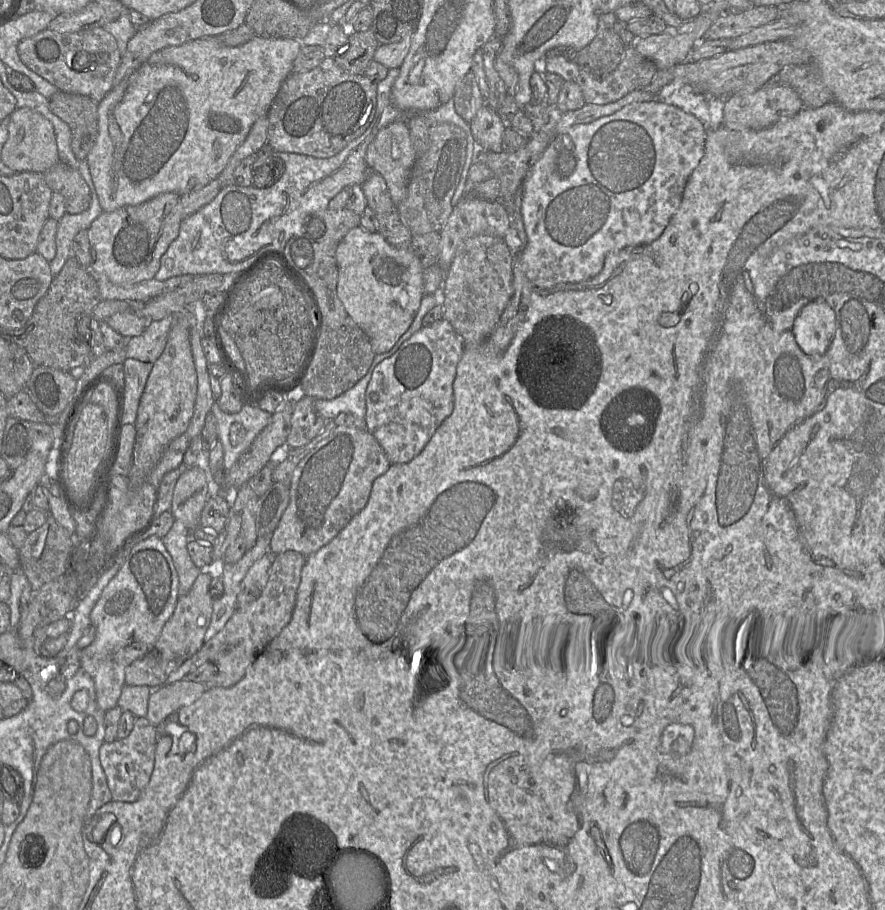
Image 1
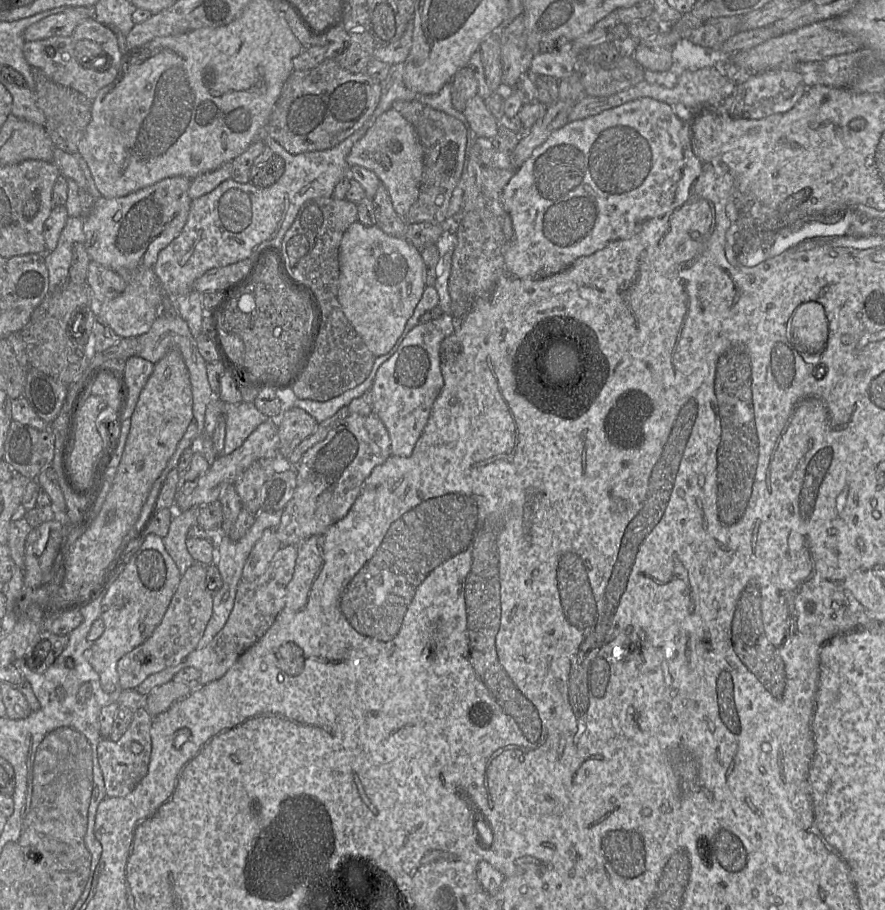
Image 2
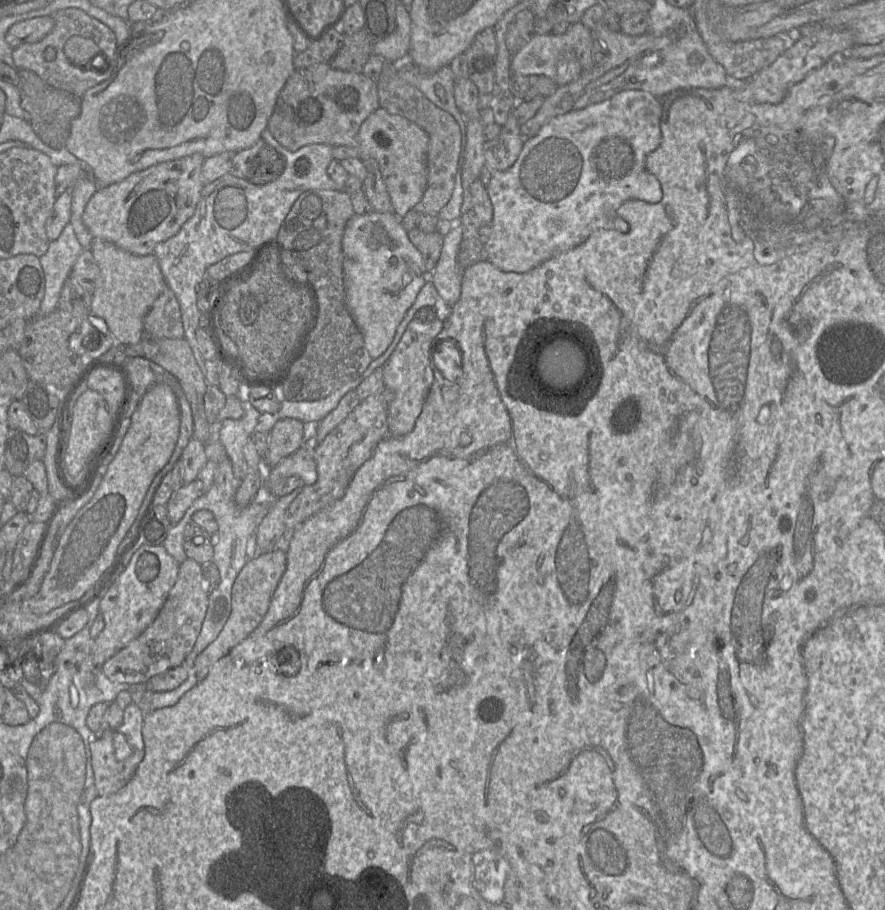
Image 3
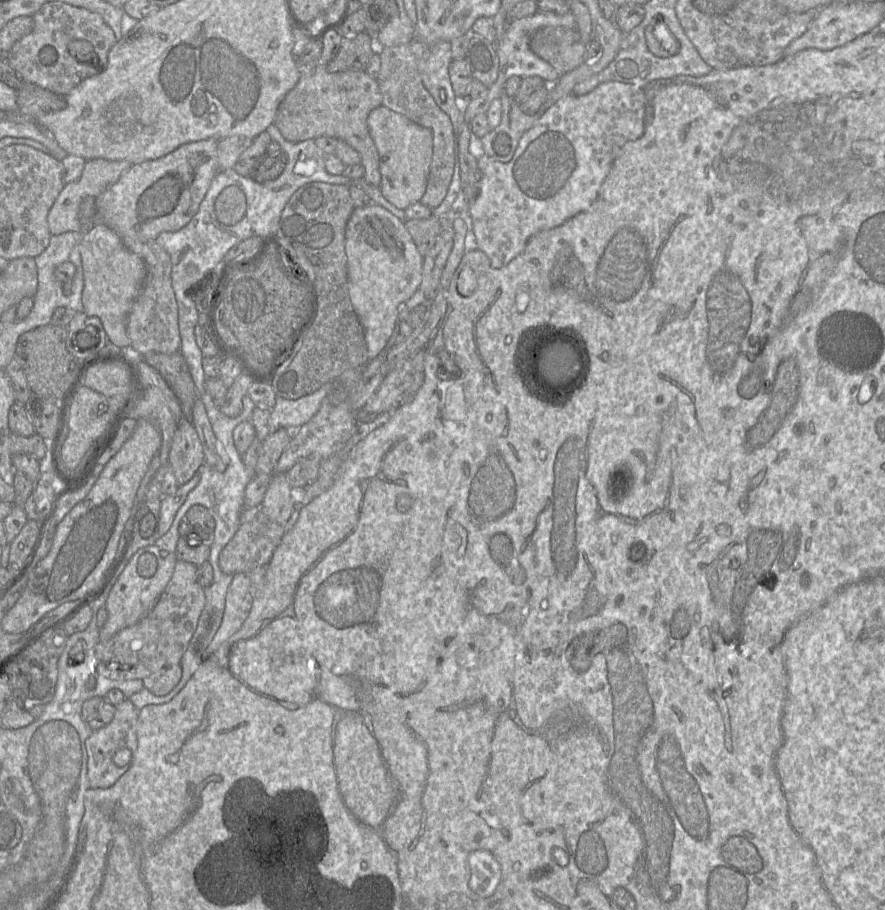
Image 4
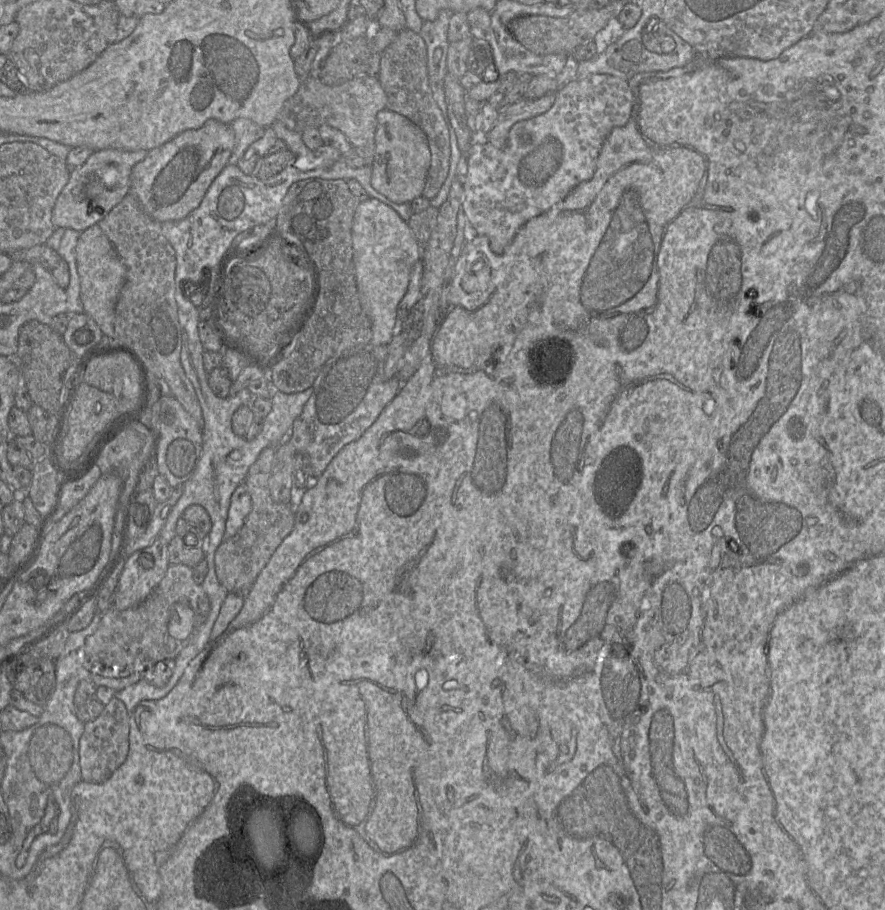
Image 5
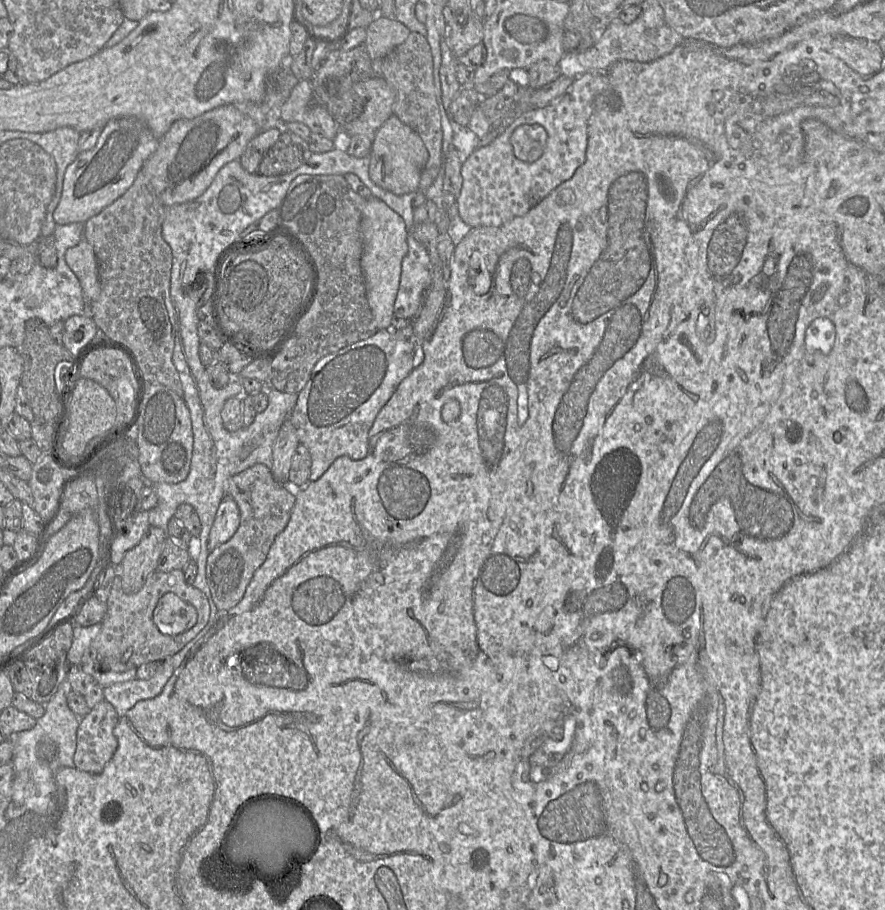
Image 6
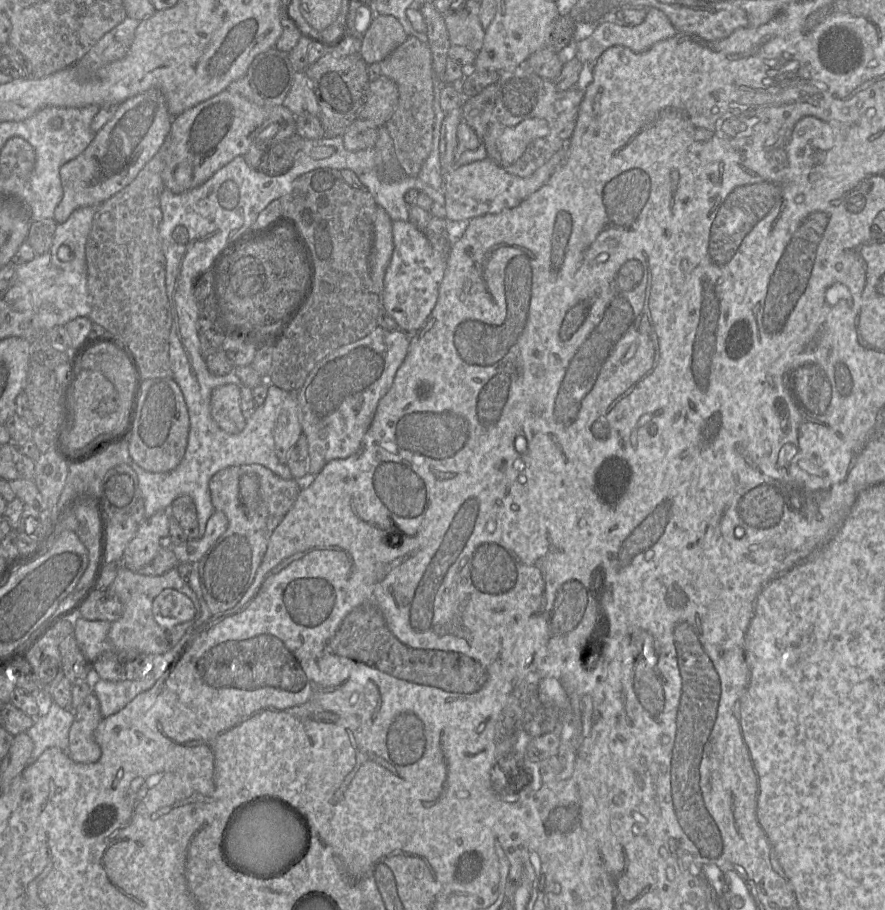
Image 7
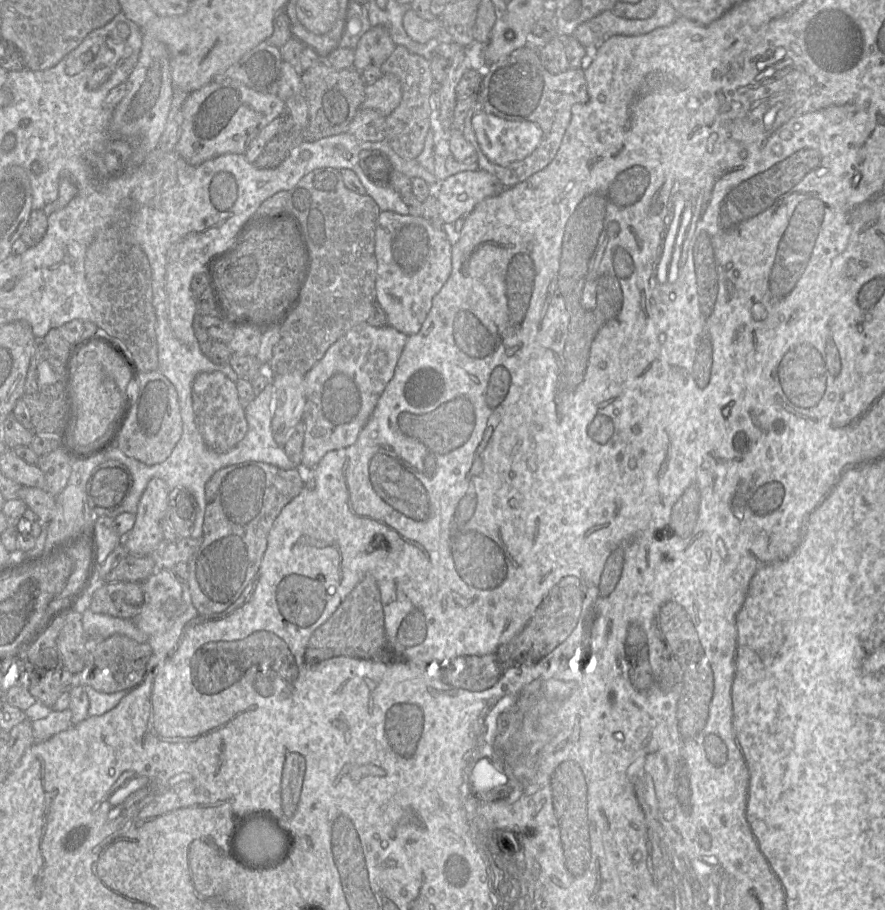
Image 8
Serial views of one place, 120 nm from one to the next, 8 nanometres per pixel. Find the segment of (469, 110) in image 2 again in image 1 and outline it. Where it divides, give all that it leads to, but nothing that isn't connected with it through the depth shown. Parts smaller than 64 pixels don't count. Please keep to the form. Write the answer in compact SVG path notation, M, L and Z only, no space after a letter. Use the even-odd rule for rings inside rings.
M484 105L470 125L473 137L480 148L502 152L502 138L508 124L502 121L497 111Z

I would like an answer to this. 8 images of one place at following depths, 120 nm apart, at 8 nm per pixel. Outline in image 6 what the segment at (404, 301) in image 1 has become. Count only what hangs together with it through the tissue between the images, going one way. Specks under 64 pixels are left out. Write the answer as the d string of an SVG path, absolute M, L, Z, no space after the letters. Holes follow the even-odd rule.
M376 197L367 199L362 212L360 231L363 243L361 269L366 285L366 294L378 330L391 329L394 302L400 284L402 260L408 252L409 228L403 218L384 201Z

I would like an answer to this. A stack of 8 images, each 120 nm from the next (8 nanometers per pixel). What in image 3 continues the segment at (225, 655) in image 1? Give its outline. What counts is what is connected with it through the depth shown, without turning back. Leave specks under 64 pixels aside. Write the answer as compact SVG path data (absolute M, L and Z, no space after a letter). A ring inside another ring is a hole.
M284 547L276 548L264 554L257 554L248 559L232 586L232 608L228 620L218 637L195 660L194 669L199 682L207 676L215 662L227 655L259 626L269 609L272 595L285 572L286 561L287 555Z

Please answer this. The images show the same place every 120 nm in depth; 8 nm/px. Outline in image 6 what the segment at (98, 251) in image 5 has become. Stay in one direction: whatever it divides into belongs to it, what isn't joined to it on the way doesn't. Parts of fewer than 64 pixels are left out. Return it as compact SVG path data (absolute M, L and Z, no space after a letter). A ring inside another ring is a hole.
M82 237L76 246L67 249L65 261L79 279L86 303L97 300L101 293L101 284L98 263L91 244Z

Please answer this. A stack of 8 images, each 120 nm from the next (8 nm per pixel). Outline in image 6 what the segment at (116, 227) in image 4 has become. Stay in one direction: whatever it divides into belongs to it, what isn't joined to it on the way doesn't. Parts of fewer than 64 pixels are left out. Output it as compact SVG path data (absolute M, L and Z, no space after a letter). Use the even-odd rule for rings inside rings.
M234 104L219 106L193 119L175 121L165 135L159 139L157 149L144 162L142 171L165 207L189 202L207 190L224 165L233 160L239 160L250 140L258 133L260 132L255 121L240 112Z

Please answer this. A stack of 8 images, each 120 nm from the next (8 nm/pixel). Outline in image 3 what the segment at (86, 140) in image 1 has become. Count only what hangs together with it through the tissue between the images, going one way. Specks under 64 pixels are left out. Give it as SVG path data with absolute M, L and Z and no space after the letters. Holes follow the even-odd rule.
M18 69L18 85L21 107L30 114L30 125L37 136L54 149L65 147L70 136L71 124L81 113L81 97L56 89L45 83L36 73Z

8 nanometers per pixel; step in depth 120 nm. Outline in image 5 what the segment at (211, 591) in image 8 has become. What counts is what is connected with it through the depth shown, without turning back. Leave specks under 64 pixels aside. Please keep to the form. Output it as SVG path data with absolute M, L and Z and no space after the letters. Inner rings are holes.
M276 447L265 448L248 470L244 484L251 497L251 512L241 529L232 537L224 539L214 556L216 576L228 593L246 592L253 585L270 557L294 527L295 515L289 504L273 501L269 492L269 478Z

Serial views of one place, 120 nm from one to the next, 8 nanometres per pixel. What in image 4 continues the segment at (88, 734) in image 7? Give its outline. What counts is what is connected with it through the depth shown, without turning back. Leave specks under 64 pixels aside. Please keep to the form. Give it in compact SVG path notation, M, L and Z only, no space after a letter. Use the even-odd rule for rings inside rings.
M127 698L115 705L113 720L96 731L92 731L85 741L87 751L87 777L90 788L109 788L130 768L131 764L118 766L114 763L115 753L127 748L132 752L132 761L137 751L137 718L138 710Z

